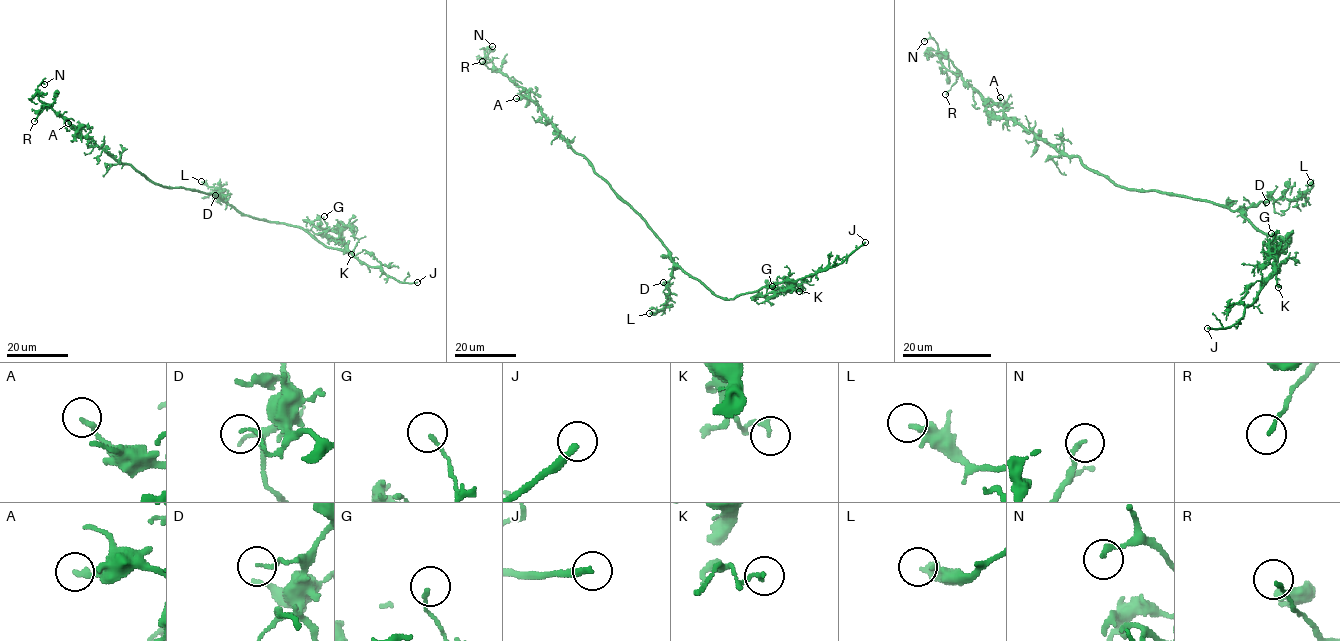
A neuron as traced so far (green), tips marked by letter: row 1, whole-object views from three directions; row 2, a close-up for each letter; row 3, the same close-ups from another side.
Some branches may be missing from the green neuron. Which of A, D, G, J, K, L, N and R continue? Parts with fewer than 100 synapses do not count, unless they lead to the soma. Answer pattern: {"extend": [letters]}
{"extend": ["J"]}

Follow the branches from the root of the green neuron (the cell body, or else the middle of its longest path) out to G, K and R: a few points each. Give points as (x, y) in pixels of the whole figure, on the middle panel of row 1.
G: (651, 228), (670, 258), (718, 296), (733, 299), (785, 281), (794, 283), (774, 291), (772, 286)
K: (651, 228), (670, 258), (718, 296), (733, 299), (785, 281), (791, 281), (793, 289), (799, 291)
R: (651, 228), (572, 148), (524, 88), (505, 75), (489, 69), (482, 61)

